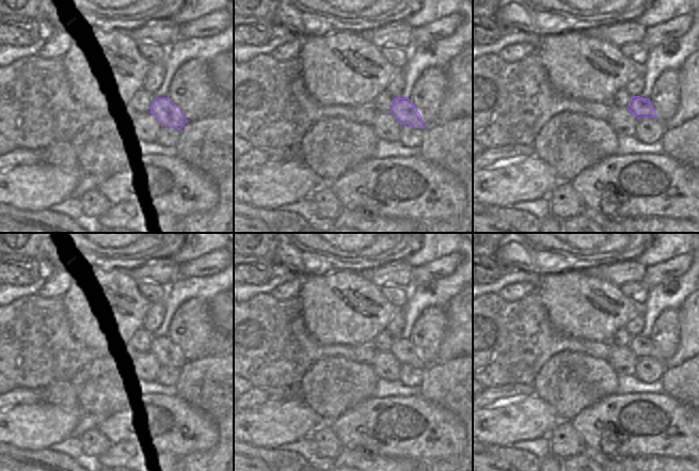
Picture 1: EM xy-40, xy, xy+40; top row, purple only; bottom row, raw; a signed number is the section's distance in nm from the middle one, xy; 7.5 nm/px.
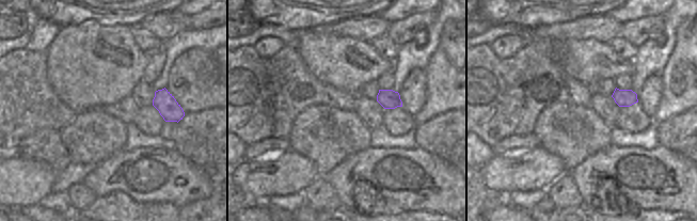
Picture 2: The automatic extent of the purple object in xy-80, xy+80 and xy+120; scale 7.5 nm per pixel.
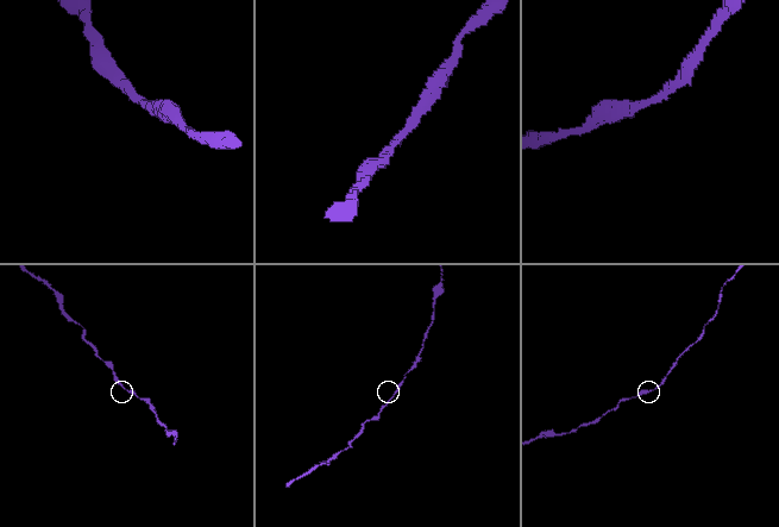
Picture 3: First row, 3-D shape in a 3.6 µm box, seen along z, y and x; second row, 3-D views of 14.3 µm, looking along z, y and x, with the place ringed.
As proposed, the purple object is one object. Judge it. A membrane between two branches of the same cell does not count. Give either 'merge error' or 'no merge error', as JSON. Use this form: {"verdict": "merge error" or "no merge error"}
{"verdict": "merge error"}

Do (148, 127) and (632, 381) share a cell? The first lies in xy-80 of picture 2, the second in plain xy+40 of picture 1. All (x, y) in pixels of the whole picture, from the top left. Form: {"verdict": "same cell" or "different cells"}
{"verdict": "different cells"}

